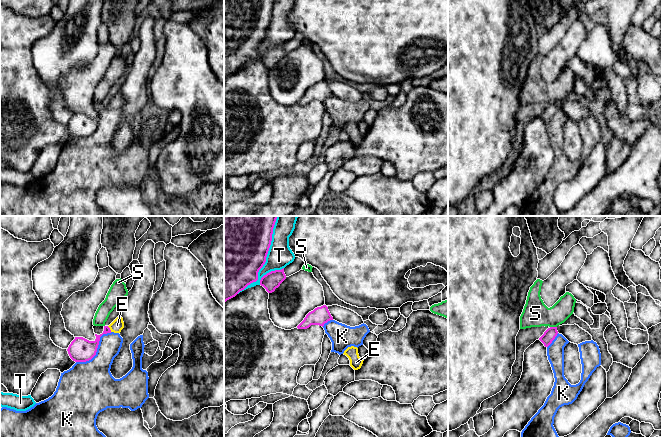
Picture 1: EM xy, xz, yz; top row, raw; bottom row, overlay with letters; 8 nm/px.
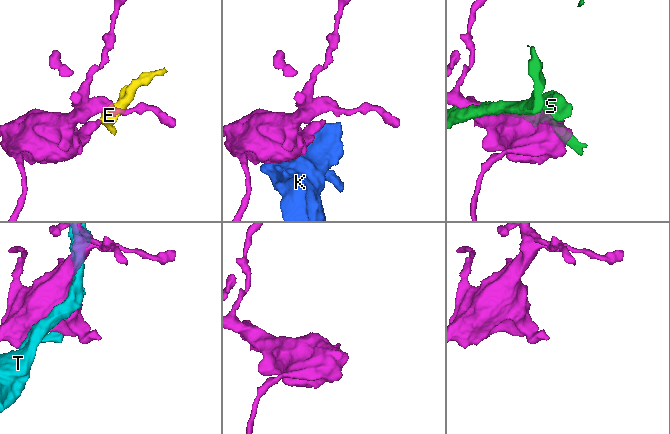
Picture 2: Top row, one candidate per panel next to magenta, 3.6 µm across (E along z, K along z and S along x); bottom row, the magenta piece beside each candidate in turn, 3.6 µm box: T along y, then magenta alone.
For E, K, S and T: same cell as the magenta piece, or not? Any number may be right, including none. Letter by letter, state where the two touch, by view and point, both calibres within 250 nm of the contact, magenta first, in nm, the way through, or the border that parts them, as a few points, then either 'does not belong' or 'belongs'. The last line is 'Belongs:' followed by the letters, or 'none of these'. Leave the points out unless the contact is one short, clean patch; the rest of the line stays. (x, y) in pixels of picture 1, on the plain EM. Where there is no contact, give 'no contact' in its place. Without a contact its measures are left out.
E: meets magenta in xy at (109, 105); 160 nm thick on the magenta side, 100 nm on the other; runs through xy (86, 126), (109, 105), (117, 101); belongs
K: meets magenta in xy at (96, 126); 190 nm thick on the magenta side, 320 nm on the other; does not belong
S: meets magenta in yz at (553, 103); 100 nm thick on the magenta side, 200 nm on the other; does not belong
T: meets magenta in xz at (265, 37); 480 nm thick on the magenta side, 200 nm on the other; does not belong
Belongs: E

